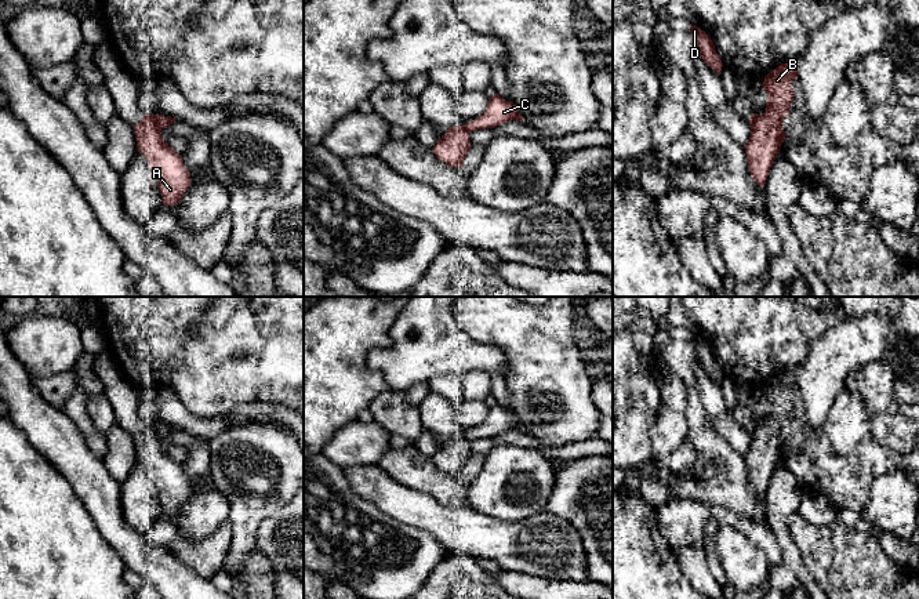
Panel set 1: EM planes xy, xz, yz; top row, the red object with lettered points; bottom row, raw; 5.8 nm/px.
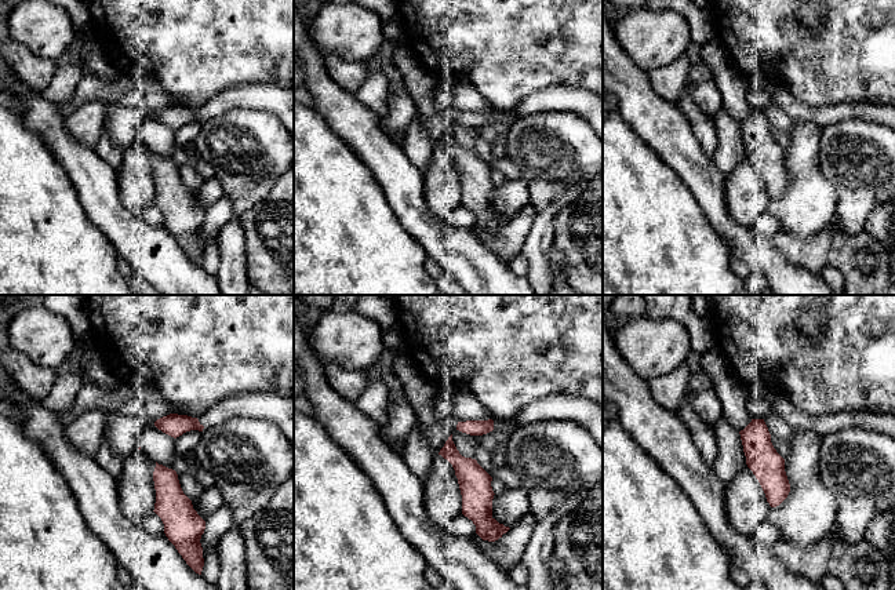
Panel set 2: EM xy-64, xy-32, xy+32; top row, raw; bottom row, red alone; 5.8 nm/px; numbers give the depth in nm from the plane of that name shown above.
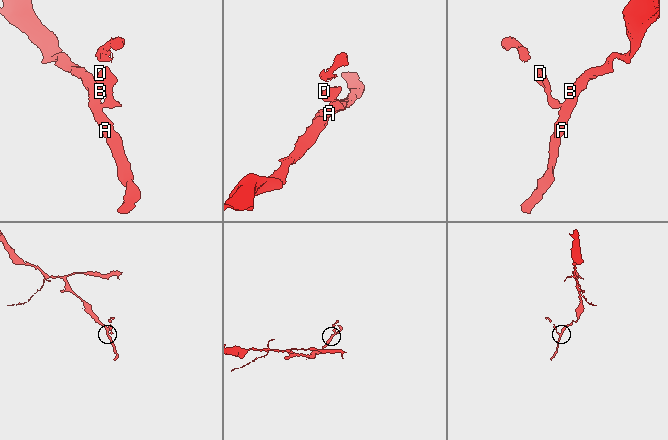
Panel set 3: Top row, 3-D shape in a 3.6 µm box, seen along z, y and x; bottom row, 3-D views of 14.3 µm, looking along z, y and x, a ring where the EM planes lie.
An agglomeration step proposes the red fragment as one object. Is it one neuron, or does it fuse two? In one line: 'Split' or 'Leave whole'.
Split

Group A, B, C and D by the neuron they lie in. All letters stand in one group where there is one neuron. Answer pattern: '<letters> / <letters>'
A B / C D

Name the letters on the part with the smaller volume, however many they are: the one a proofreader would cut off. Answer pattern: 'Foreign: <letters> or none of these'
Foreign: C, D

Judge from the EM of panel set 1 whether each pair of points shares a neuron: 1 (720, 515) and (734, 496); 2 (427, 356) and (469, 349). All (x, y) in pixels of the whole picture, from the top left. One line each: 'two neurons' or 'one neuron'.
1: two neurons
2: one neuron

